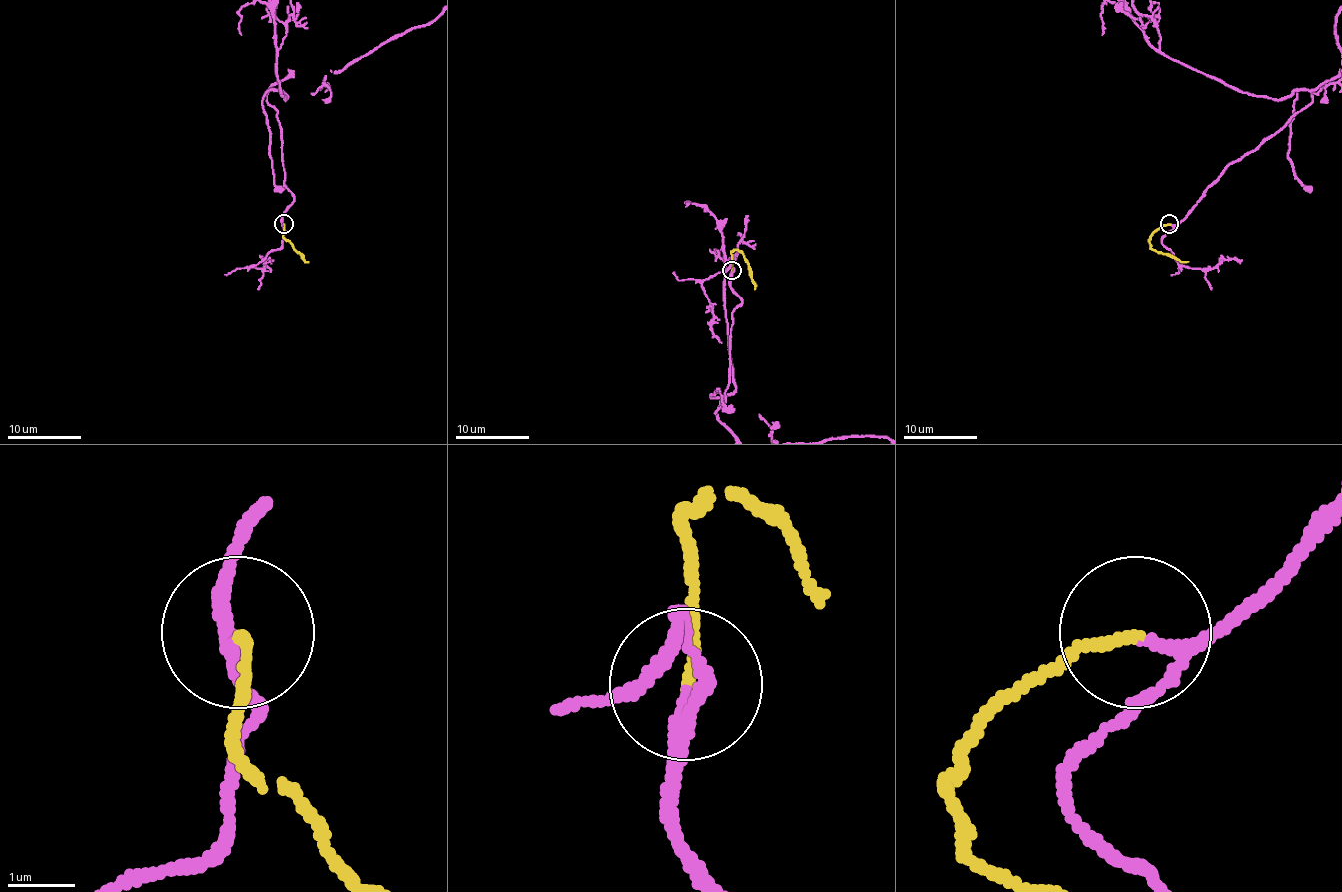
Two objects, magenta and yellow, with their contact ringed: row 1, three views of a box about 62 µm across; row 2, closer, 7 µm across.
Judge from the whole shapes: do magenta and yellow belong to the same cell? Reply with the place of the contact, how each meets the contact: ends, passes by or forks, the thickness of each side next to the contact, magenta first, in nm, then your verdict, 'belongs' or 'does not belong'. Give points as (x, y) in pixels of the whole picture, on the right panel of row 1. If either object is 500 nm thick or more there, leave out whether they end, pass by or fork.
at (1169, 224); magenta passes by; yellow ends there; 160 nm thick on the magenta side, 160 nm on the other; belongs

